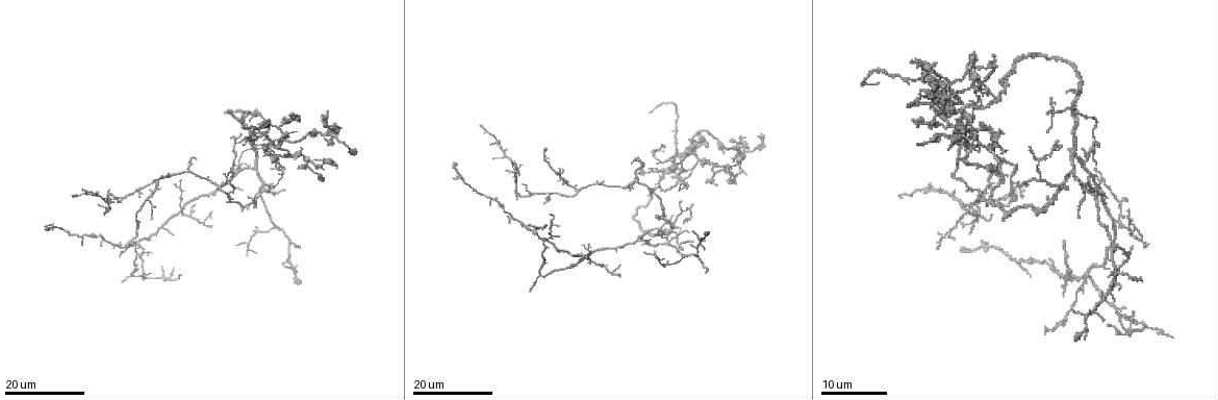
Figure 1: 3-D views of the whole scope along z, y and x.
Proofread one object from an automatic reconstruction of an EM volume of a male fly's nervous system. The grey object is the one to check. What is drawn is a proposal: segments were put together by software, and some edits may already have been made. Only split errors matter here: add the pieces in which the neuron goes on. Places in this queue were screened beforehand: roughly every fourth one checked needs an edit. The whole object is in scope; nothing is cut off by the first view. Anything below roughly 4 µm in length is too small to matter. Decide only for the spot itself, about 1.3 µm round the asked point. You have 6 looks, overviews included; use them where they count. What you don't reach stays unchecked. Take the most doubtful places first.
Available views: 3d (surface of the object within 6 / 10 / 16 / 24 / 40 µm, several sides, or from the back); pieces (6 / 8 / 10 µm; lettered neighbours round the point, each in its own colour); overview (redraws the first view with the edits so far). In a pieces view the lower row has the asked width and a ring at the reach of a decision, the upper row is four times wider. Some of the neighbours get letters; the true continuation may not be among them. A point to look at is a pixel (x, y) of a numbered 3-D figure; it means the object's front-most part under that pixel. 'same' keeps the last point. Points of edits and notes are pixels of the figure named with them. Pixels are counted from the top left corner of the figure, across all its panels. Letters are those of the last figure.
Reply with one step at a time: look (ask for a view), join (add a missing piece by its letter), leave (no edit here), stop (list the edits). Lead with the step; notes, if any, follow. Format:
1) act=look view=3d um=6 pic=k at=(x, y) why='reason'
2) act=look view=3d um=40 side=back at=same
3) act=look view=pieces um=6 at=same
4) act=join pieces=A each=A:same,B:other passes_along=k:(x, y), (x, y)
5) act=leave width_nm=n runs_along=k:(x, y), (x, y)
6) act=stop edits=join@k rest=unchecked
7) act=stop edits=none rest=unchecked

act=look view=3d um=16 pic=1 at=(212, 225) why='an open end'

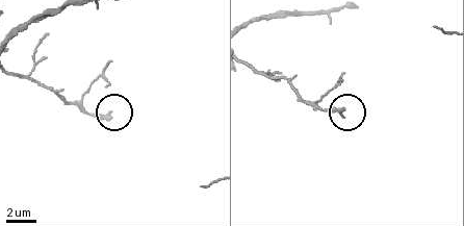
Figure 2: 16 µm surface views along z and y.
act=look view=pieces um=10 pic=2 at=(109, 113)

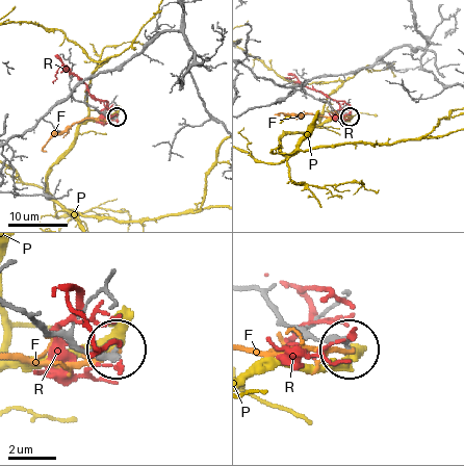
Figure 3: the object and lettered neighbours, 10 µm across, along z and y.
act=leave each=F:other,P:other,R:other runs_along=3:(26, 313), (74, 344), (114, 348) found='none of them fits'

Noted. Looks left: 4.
act=look view=3d um=16 pic=1 at=(653, 252) why='free end'

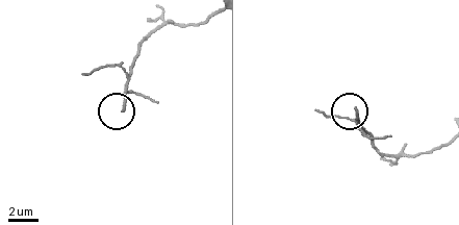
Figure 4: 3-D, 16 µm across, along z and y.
act=look view=pieces um=6 pic=4 at=(122, 113)

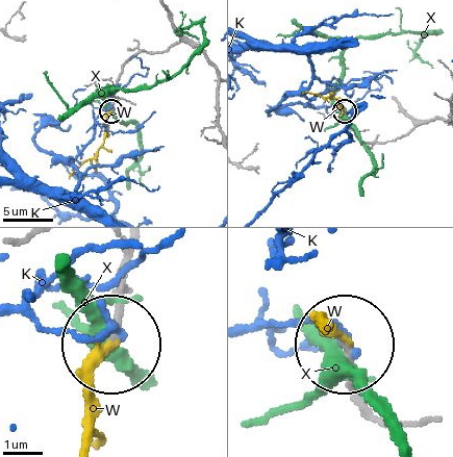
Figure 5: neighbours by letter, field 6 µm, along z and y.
act=join pieces=W each=K:other,W:same,X:other found='the neuron continues'

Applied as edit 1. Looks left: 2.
act=stop edits=join@5 rest=unchecked

